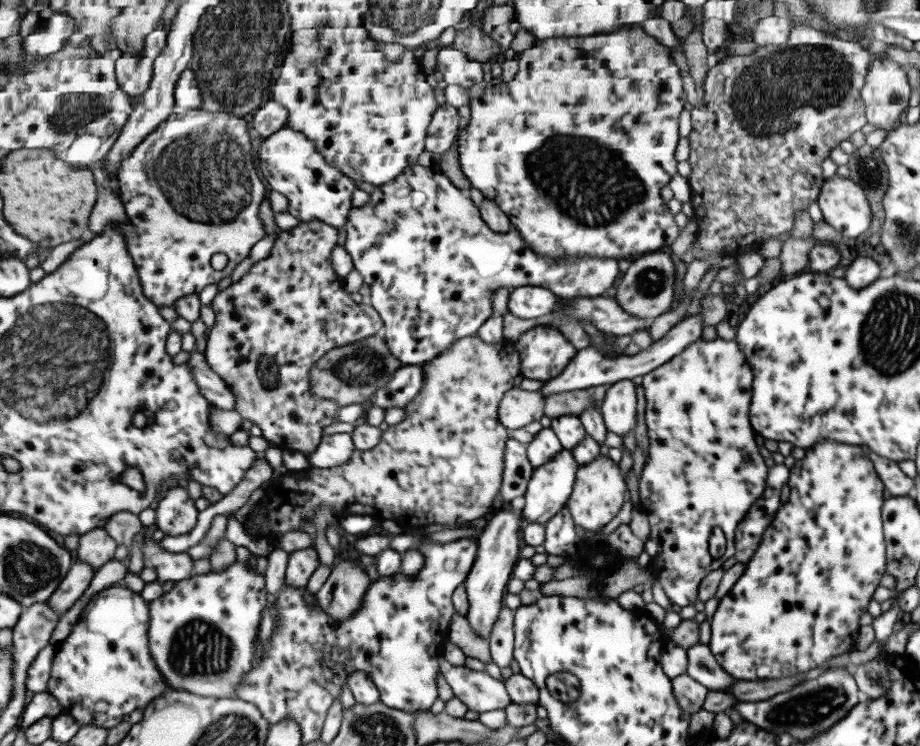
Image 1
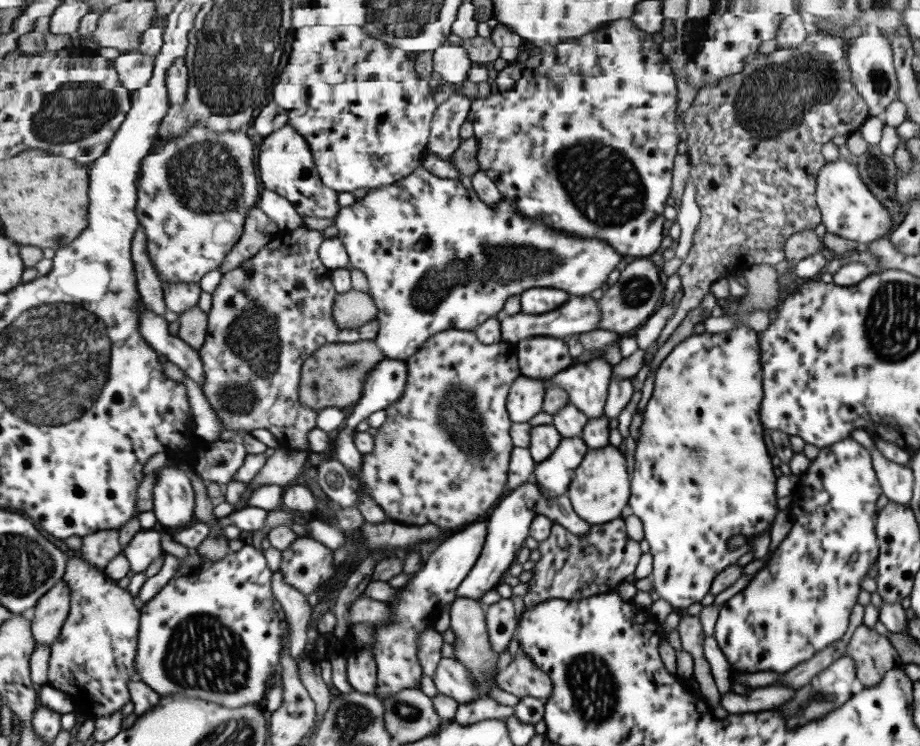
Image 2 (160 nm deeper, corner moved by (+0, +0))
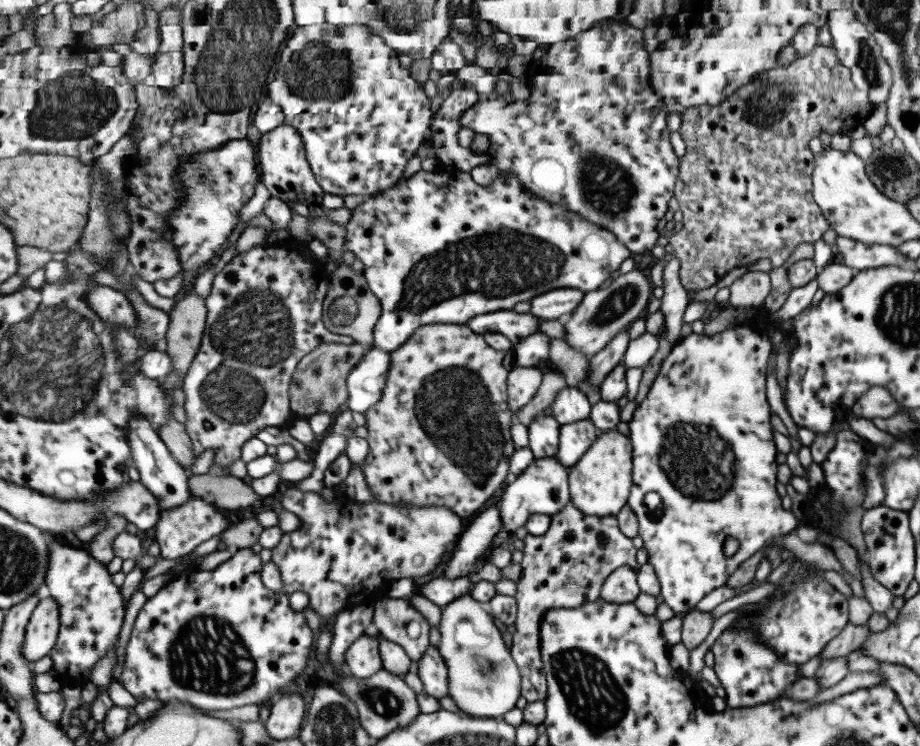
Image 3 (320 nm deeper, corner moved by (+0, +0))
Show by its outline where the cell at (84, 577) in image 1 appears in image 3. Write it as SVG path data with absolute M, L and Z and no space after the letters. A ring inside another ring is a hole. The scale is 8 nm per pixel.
M44 594L26 628L22 648L24 657L32 663L50 655L60 635L60 606L51 596Z

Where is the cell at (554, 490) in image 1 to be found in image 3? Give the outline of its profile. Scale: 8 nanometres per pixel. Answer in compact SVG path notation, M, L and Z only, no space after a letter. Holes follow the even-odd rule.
M589 418L561 426L555 460L563 465L565 472L583 456L599 433Z

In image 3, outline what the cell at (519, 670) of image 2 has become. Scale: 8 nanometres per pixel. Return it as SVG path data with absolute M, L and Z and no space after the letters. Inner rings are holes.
M567 501L559 514L550 517L547 530L541 535L525 534L520 578L518 583L518 617L516 632L510 646L511 654L519 667L519 692L526 702L543 701L546 697L546 678L539 650L540 619L550 608L575 608L599 598L605 579L615 568L629 566L634 572L640 593L659 595L659 584L652 566L635 562L631 539L617 527L613 516L593 517L583 515Z

